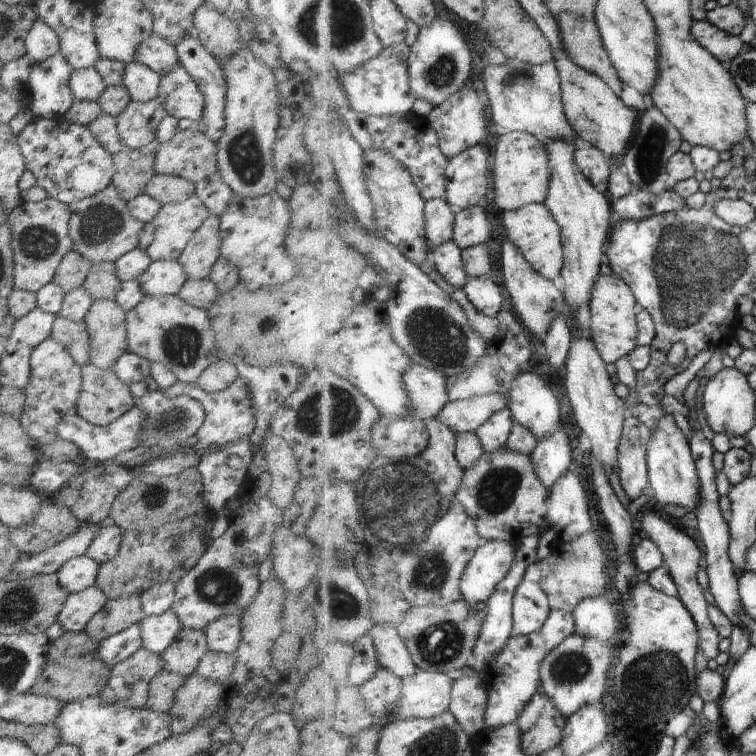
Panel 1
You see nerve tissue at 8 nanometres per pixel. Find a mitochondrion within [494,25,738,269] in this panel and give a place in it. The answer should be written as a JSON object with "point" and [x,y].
{"point":[647,154]}

